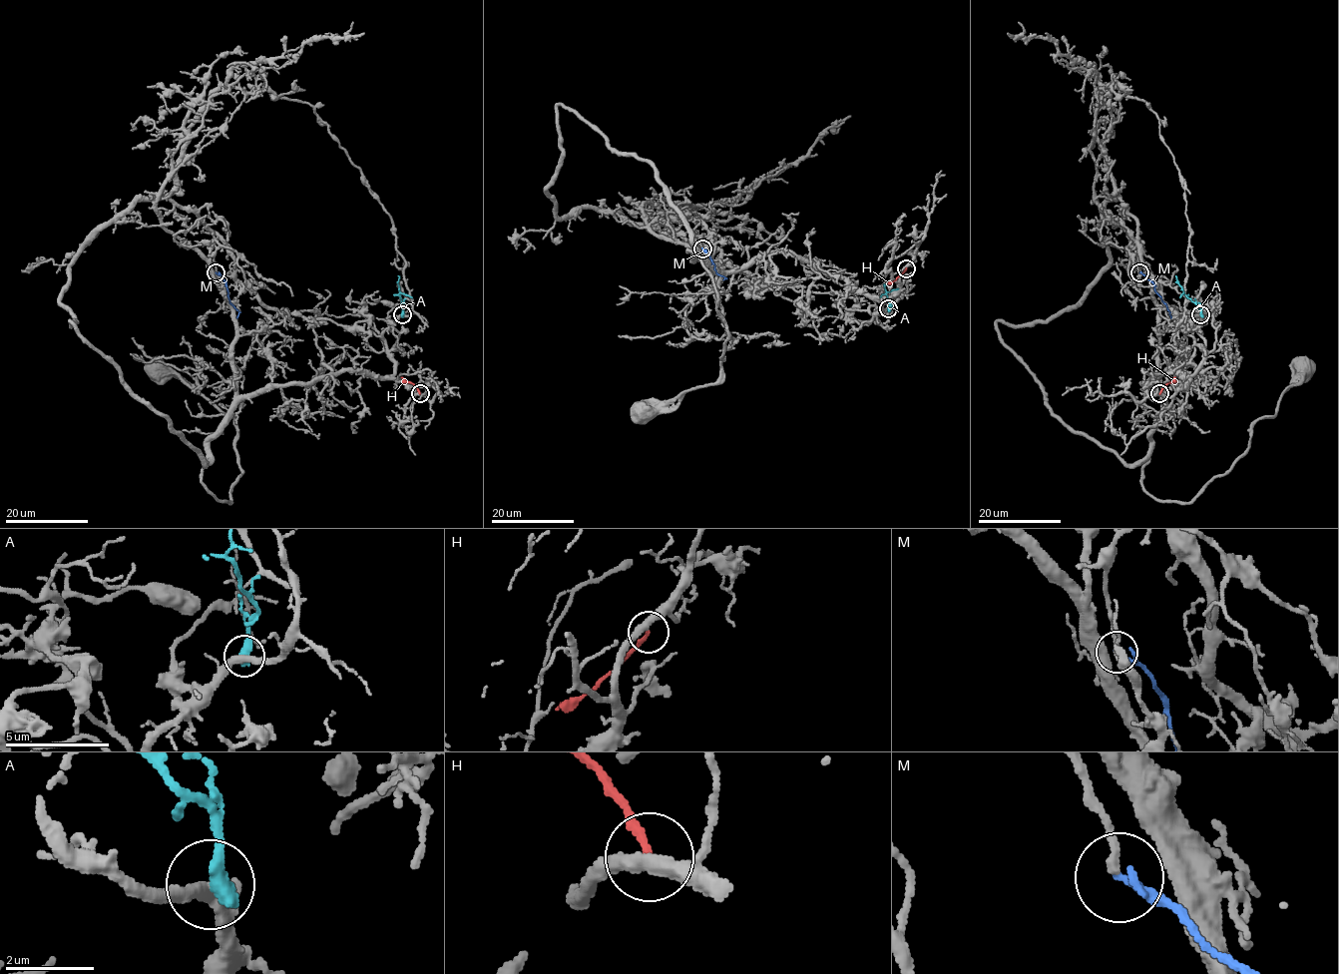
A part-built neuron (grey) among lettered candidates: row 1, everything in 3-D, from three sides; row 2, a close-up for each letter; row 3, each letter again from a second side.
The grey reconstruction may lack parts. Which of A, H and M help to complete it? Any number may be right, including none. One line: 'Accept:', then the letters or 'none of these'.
Accept: none of these

